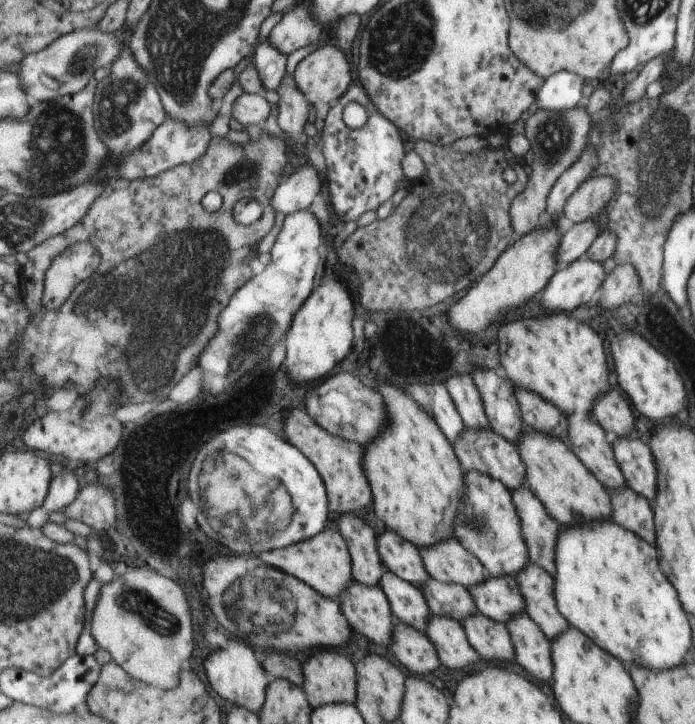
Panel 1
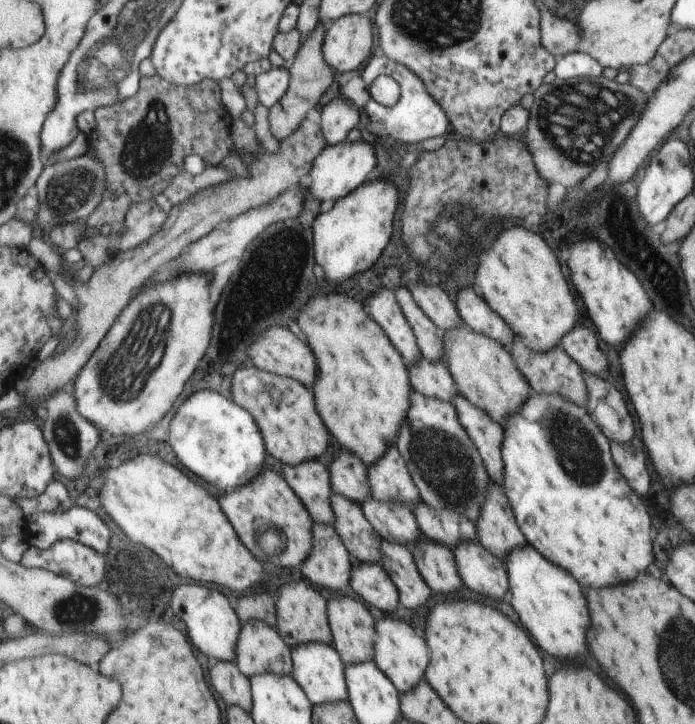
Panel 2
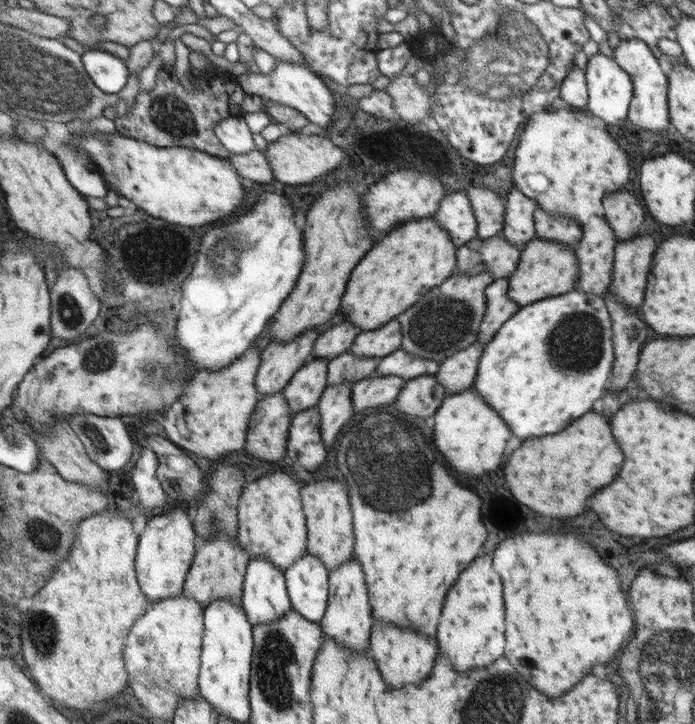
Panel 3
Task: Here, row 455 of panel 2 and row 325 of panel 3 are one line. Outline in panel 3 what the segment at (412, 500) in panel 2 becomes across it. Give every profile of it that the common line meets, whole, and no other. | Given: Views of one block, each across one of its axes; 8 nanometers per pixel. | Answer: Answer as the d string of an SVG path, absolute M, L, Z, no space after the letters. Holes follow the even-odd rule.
M394 318L371 332L362 331L352 343L352 354L358 358L376 358L388 356L401 348L402 326L400 320Z

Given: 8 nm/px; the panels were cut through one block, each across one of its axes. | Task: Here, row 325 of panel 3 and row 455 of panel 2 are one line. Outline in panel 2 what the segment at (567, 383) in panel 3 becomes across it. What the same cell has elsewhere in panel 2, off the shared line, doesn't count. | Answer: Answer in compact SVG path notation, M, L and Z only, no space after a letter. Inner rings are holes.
M532 390L528 400L514 414L510 414L506 418L506 422L502 426L502 432L502 436L504 436L502 438L502 462L504 463L504 468L502 468L501 485L514 511L514 518L516 518L516 522L530 546L534 546L542 556L548 556L548 560L552 560L554 564L560 564L560 568L564 568L566 572L572 572L572 576L576 576L576 580L580 580L580 584L584 584L584 588L618 586L618 584L634 580L636 574L646 574L648 572L650 564L654 562L652 538L650 538L652 522L650 522L648 510L644 508L644 504L638 498L638 494L628 486L624 476L618 472L618 468L616 468L616 464L612 462L612 456L610 456L609 438L606 438L599 426L591 420L586 407L576 406L574 402L562 398L559 393L546 394L546 392Z

